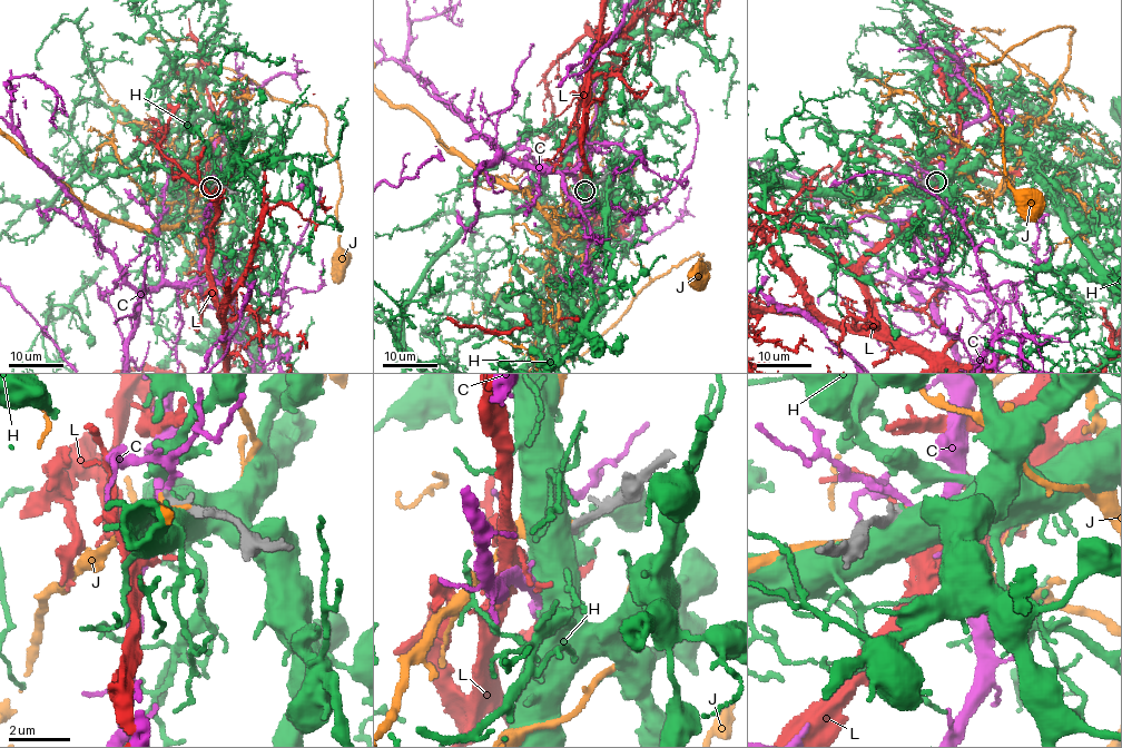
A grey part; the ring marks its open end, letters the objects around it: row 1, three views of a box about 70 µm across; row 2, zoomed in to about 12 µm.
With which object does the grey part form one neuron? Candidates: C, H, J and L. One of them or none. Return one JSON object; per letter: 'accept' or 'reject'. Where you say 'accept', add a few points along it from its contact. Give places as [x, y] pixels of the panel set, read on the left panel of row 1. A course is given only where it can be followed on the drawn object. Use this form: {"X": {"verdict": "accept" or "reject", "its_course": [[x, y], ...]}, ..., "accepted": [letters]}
{"C": {"verdict": "reject"}, "H": {"verdict": "reject"}, "J": {"verdict": "reject"}, "L": {"verdict": "accept"}, "accepted": ["L"]}

